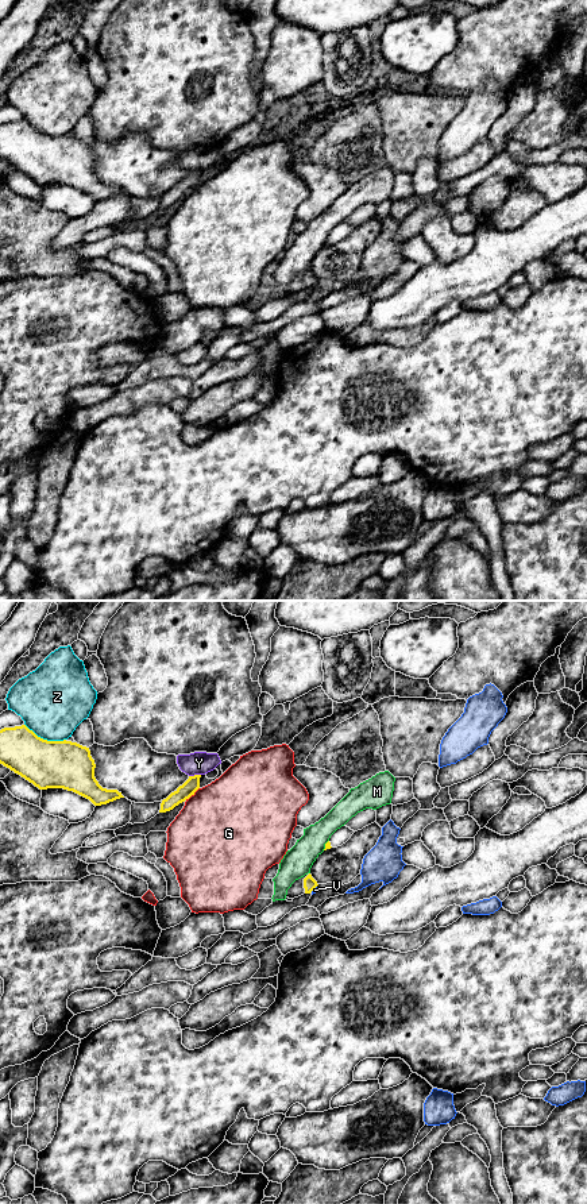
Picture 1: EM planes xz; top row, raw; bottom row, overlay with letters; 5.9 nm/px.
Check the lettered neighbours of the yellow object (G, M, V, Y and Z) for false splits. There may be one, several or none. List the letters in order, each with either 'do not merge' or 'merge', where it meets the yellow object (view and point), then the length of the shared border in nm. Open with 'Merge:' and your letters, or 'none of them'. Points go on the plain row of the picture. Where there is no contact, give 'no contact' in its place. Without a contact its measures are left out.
Merge: none of them
G: do not merge; meets yellow in xz at (192, 189); contact 120 nm long
M: do not merge; meets yellow in xz at (325, 240); contact 70 nm long
V: do not merge; meets yellow in xz at (313, 284); contact 50 nm long
Y: do not merge; meets yellow in xz at (194, 170); contact 70 nm long
Z: do not merge; meets yellow in xz at (45, 135); contact 260 nm long

